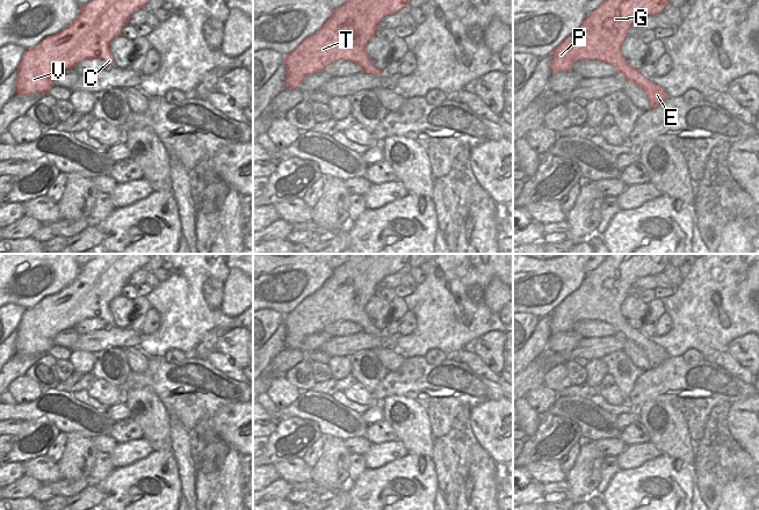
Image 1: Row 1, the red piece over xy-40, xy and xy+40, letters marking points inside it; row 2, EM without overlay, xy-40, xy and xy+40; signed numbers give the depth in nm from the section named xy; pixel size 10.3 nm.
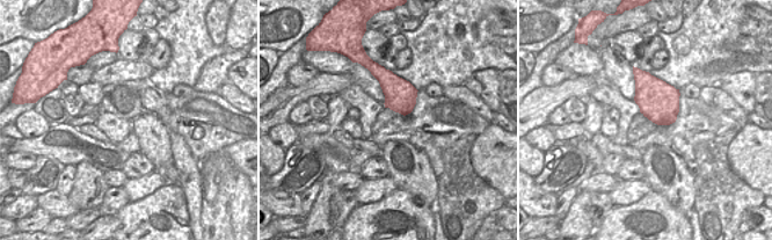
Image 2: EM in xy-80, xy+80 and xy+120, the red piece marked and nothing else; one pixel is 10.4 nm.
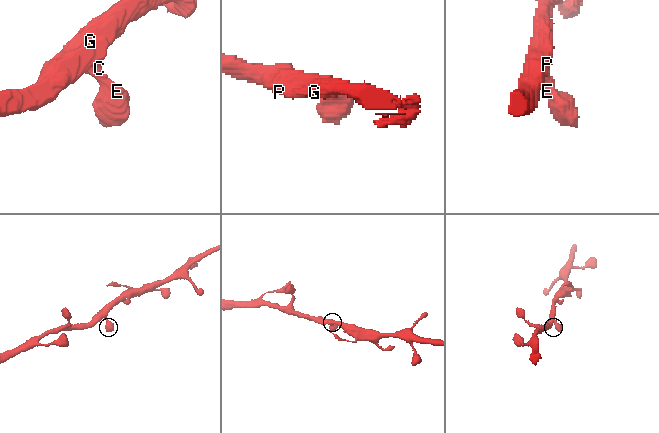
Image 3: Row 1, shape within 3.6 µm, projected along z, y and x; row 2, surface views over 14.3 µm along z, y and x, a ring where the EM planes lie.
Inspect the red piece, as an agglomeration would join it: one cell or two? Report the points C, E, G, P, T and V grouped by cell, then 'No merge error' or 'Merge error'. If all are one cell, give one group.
Groups: C E G P T V. No merge error

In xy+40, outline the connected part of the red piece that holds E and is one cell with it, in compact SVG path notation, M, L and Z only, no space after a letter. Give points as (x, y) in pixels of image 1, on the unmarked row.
M608 254L598 268L586 275L581 285L551 312L551 334L571 332L580 320L610 323L616 333L646 354L651 369L657 367L668 358L666 350L650 341L639 329L632 328L623 318L621 305L634 282L663 272L672 255Z

